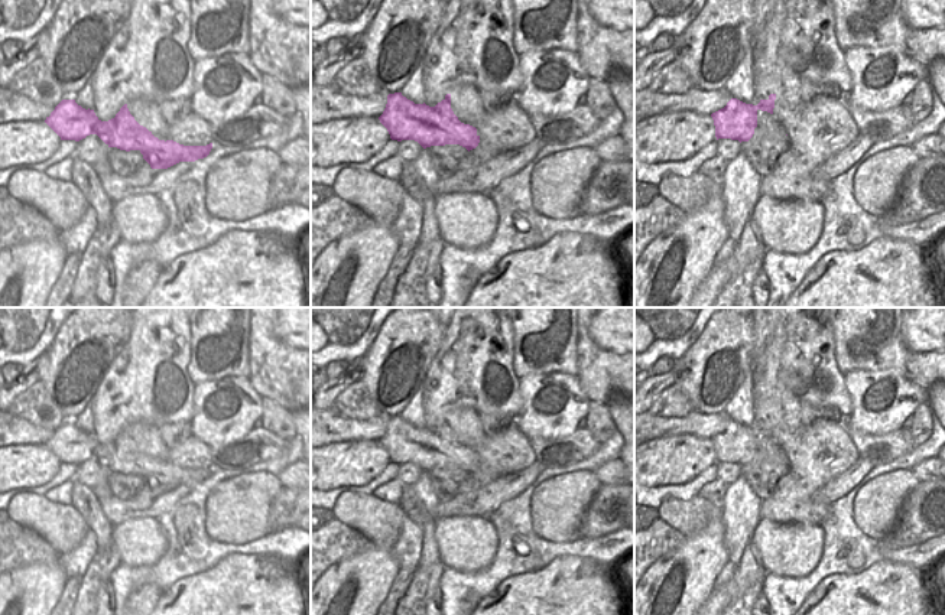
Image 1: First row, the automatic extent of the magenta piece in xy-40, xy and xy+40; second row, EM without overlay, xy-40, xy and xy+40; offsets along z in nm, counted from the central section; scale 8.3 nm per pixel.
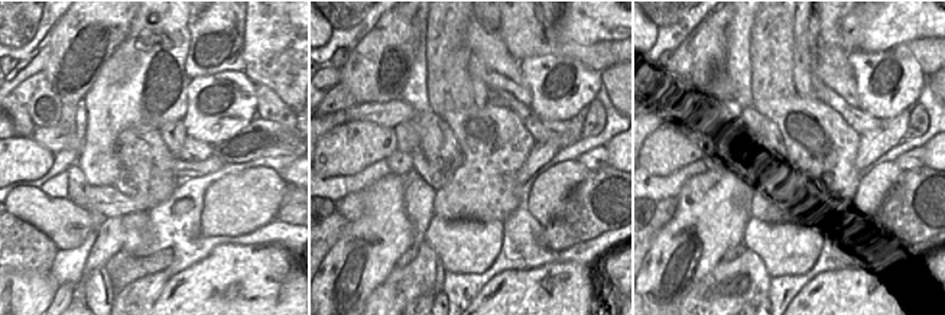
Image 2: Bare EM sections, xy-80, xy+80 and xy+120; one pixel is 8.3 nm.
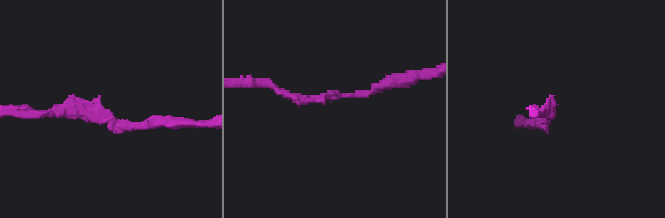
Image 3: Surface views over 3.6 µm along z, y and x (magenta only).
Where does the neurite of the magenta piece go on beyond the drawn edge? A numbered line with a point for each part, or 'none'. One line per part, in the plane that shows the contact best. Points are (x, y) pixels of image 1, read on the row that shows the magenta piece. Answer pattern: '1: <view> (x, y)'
none

